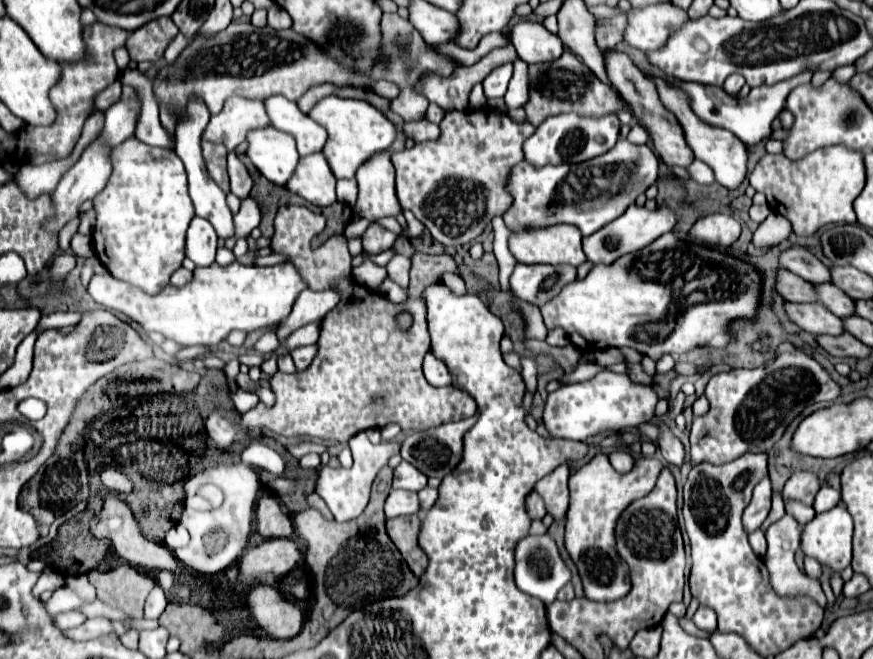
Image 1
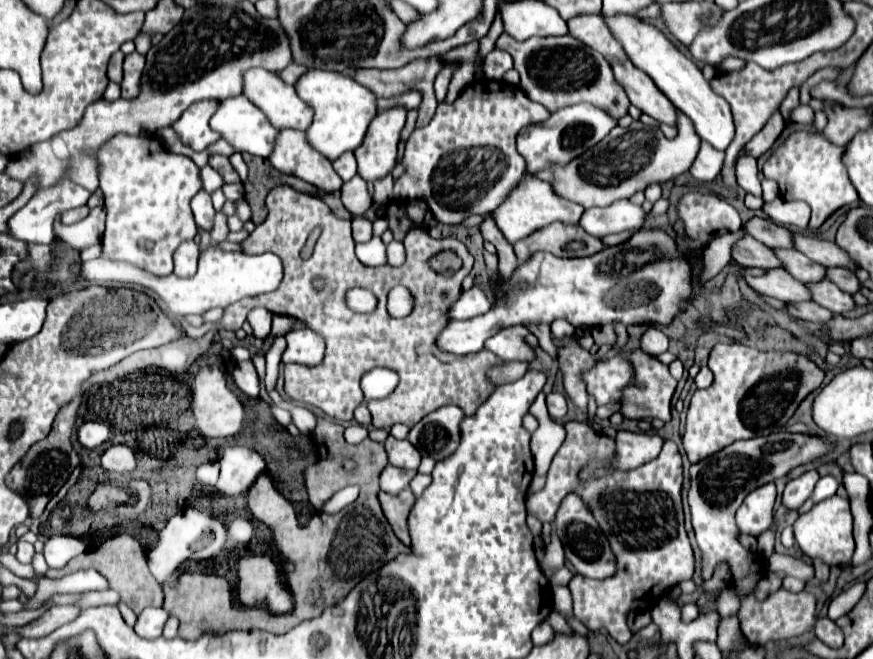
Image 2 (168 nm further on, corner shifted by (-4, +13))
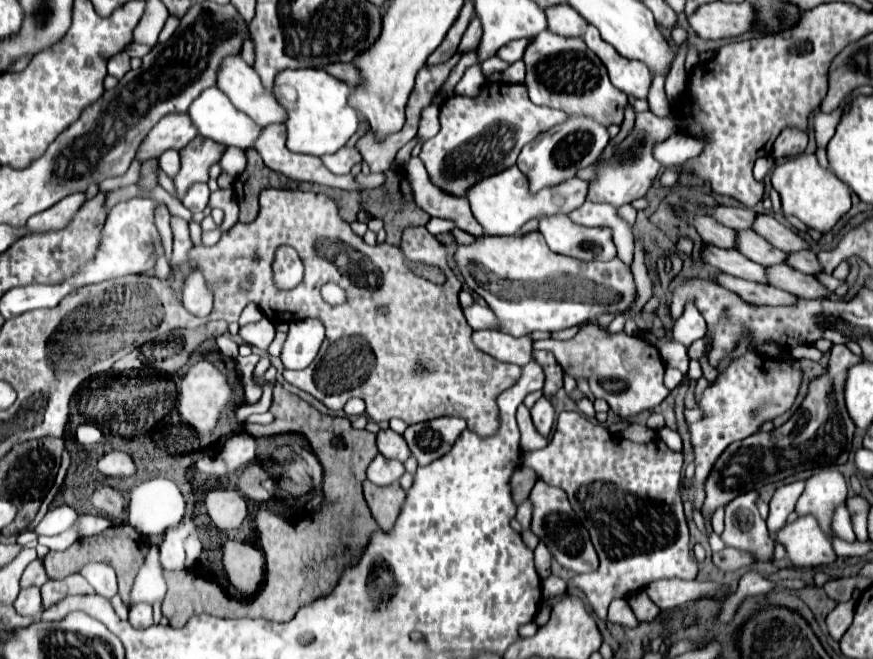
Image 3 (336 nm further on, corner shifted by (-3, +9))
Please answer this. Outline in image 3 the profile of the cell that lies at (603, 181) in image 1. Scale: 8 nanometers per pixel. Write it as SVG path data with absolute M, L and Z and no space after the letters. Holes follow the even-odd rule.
M647 110L647 112L637 112L635 128L637 130L631 136L627 136L619 146L609 144L607 150L603 152L599 176L597 176L597 180L589 182L587 198L591 202L609 202L613 206L629 204L629 202L645 196L645 192L649 190L653 180L659 176L661 166L653 158L651 148L653 148L653 142L659 142L659 140L665 140L667 136L671 136L671 132L675 132L675 124L671 118L659 118L651 110Z

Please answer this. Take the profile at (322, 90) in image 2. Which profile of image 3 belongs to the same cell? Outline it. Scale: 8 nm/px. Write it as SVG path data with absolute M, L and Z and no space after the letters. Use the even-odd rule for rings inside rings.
M315 68L281 70L275 76L273 94L287 112L287 148L291 152L323 156L333 154L345 146L345 142L357 132L357 110L347 104L351 86L333 78L331 74Z

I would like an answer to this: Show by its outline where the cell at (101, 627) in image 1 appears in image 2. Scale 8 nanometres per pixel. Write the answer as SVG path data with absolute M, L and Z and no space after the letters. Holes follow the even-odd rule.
M52 606L38 620L34 620L34 622L22 626L22 628L8 630L8 634L10 632L16 632L16 634L26 636L26 638L38 638L38 636L44 636L44 634L54 632L62 624L72 622L76 616L80 616L80 612L82 612L80 606Z

